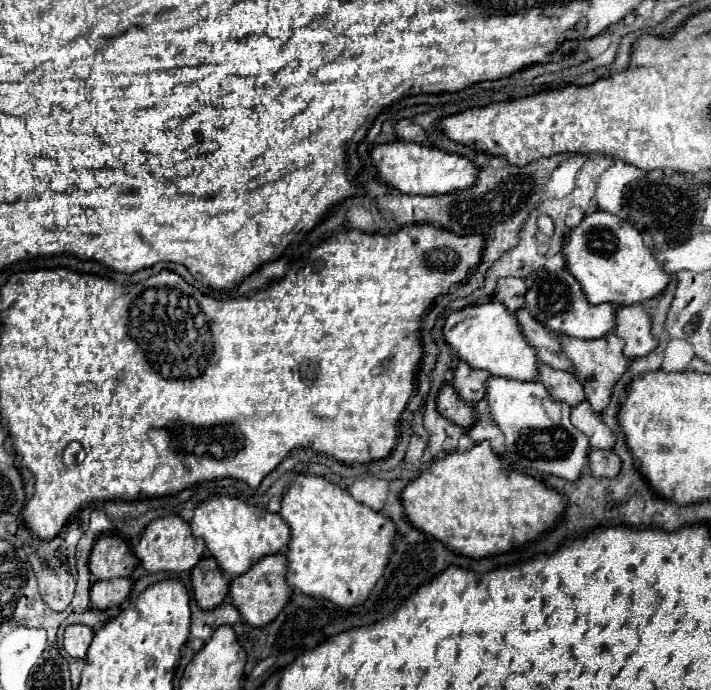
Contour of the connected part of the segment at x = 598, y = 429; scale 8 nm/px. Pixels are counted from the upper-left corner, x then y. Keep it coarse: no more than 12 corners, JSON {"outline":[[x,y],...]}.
{"outline":[[587,401],[573,407],[571,421],[591,447],[611,449],[613,431]]}

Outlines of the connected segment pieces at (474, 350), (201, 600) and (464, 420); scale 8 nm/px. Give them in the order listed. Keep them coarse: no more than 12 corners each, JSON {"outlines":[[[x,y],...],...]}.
{"outlines":[[[489,301],[447,317],[459,359],[493,377],[539,377],[517,315]],[[213,557],[191,573],[201,609],[229,597],[229,577]],[[449,383],[439,393],[443,417],[469,429],[475,409],[455,395]]]}

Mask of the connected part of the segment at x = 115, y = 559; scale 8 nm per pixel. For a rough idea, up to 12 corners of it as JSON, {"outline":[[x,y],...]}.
{"outline":[[119,535],[99,537],[89,557],[95,579],[129,577],[139,559]]}

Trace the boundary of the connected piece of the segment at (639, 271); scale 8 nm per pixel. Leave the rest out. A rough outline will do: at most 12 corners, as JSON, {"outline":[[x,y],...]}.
{"outline":[[589,213],[563,245],[587,299],[633,305],[671,277],[643,235]]}

